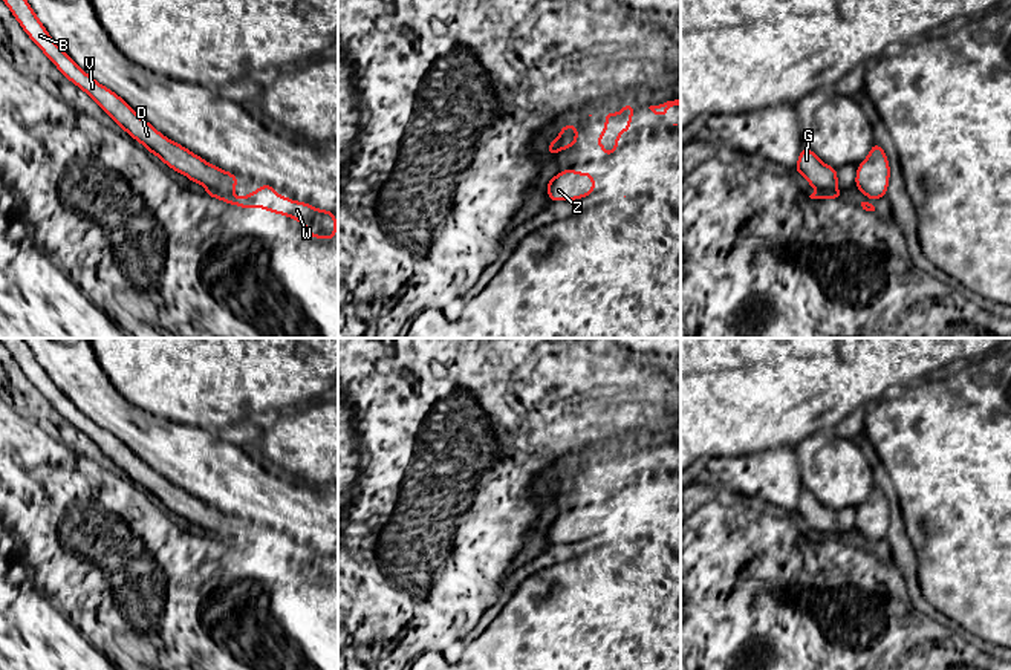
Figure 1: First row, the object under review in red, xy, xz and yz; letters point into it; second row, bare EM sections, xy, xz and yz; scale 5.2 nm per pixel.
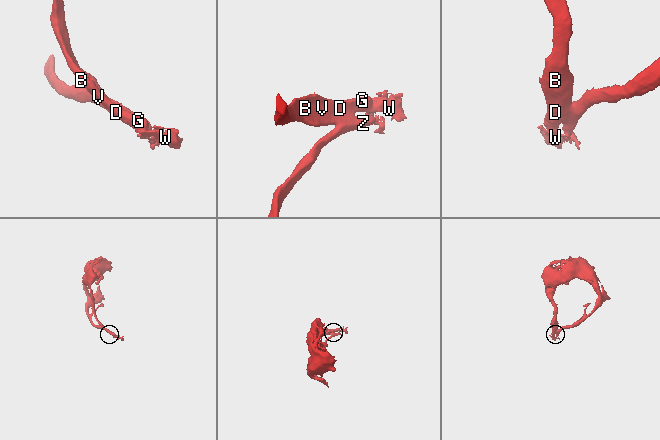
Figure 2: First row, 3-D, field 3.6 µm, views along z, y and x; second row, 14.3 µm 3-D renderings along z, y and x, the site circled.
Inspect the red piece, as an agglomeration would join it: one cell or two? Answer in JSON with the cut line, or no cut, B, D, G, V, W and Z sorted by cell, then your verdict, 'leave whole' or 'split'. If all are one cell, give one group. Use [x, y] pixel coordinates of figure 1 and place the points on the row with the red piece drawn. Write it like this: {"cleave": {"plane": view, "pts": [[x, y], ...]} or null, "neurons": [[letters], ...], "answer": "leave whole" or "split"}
{"cleave": null, "neurons": [["B", "D", "G", "V", "W", "Z"]], "answer": "leave whole"}

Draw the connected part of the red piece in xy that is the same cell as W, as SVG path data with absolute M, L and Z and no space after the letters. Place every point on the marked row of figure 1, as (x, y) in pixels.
M3 0L15 20L57 69L95 102L121 127L141 142L151 154L161 158L167 167L182 173L197 185L208 190L205 196L220 199L240 208L263 208L272 214L283 214L303 223L307 236L335 240L336 214L314 208L310 203L278 196L272 185L263 184L248 196L237 197L231 191L239 185L239 177L225 171L177 142L173 142L150 122L141 118L121 96L104 87L86 73L49 35L26 0Z

